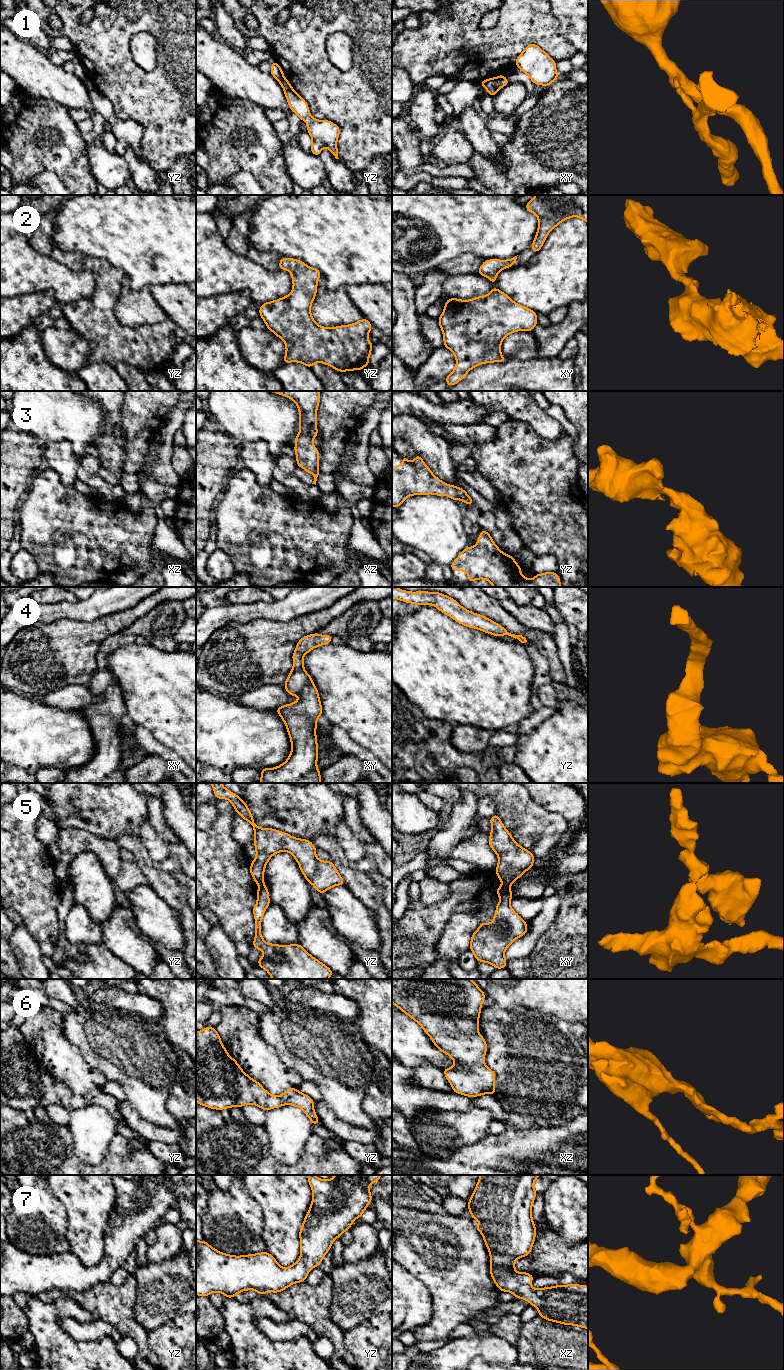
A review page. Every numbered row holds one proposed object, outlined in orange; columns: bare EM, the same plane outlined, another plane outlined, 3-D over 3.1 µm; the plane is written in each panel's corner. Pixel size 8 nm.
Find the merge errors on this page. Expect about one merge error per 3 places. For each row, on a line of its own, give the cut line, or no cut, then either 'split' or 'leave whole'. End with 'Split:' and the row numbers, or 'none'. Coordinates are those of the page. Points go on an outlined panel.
1: xy (494, 78), (496, 90) | split
2: no cut | leave whole
3: no cut | leave whole
4: no cut | leave whole
5: xy (503, 884), (509, 887) | split
6: no cut | leave whole
7: no cut | leave whole
Split: 1, 5

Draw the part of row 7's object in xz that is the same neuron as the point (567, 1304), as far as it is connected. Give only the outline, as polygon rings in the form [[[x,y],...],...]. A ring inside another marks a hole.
[[[480,1175],[473,1194],[468,1201],[468,1210],[472,1219],[482,1222],[474,1226],[483,1236],[490,1254],[490,1275],[500,1291],[511,1292],[515,1298],[528,1301],[530,1305],[538,1309],[541,1318],[588,1329],[588,1286],[568,1284],[534,1289],[531,1285],[533,1275],[515,1271],[515,1261],[528,1256],[535,1241],[536,1227],[532,1219],[532,1204],[537,1195],[534,1189],[534,1181],[539,1177],[540,1175]]]

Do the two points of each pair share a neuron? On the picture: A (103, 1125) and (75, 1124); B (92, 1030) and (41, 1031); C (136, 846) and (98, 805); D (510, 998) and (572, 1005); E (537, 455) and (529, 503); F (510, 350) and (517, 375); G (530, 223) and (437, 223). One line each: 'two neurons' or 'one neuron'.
A: one neuron
B: two neurons
C: two neurons
D: one neuron
E: one neuron
F: two neurons
G: one neuron

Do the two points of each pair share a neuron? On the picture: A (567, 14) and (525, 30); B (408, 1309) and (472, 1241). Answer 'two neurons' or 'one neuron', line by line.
A: two neurons
B: two neurons

